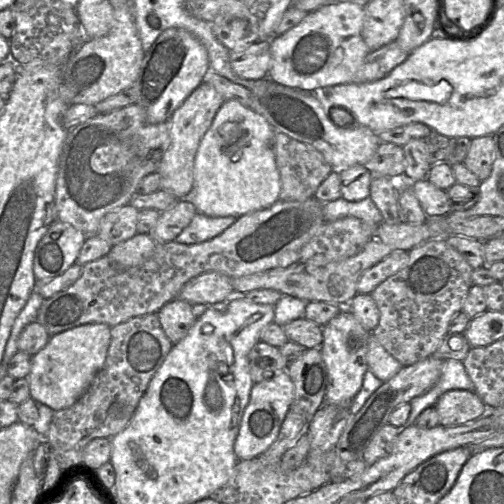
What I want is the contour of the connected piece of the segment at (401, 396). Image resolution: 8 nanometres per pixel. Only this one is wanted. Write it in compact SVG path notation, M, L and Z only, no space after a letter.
M431 355L411 366L403 367L395 376L383 384L368 398L364 406L355 415L351 415L335 446L336 457L331 470L331 481L345 480L345 469L349 462L362 459L364 450L372 438L385 425L390 415L399 406L410 403L415 397L427 393L439 381L444 360Z

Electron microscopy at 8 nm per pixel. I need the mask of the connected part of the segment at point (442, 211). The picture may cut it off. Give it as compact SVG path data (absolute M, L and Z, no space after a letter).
M427 178L415 181L412 188L428 218L443 217L452 211L447 191L438 188Z

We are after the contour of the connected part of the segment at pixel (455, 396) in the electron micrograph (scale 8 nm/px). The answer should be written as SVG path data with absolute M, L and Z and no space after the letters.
M450 390L435 404L441 426L454 427L481 418L487 406L474 391Z

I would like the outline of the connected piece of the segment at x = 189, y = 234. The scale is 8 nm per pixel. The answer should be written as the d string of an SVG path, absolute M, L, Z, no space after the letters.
M196 213L190 224L176 237L175 241L181 244L198 244L215 238L229 228L237 218L209 217Z

